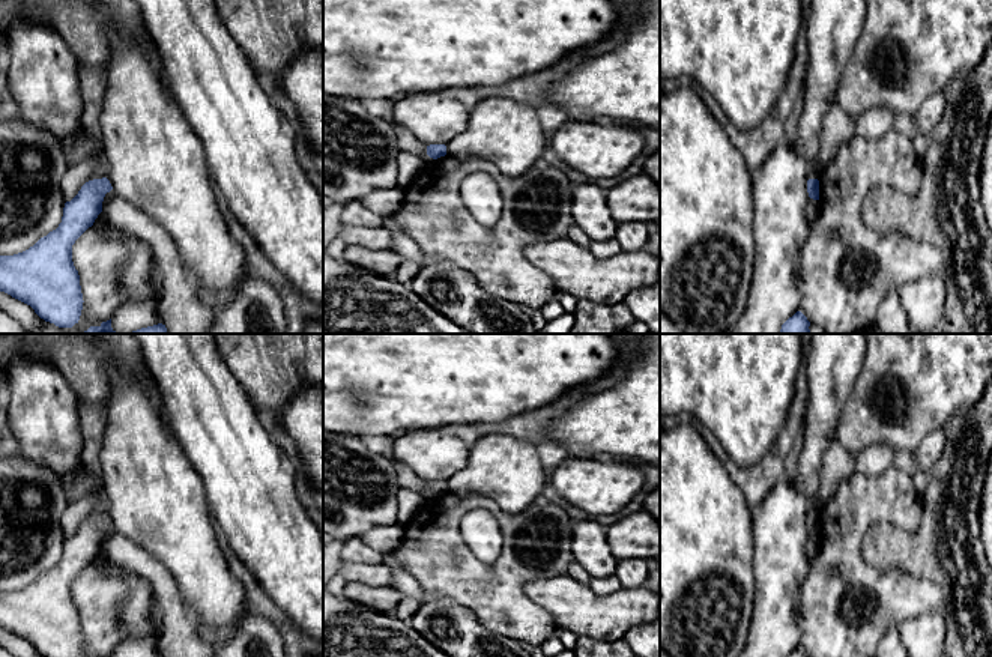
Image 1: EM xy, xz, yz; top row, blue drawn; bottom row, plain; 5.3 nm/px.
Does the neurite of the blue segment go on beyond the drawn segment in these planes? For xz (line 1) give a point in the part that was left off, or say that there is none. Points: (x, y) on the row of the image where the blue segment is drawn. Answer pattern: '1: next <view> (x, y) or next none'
1: next none

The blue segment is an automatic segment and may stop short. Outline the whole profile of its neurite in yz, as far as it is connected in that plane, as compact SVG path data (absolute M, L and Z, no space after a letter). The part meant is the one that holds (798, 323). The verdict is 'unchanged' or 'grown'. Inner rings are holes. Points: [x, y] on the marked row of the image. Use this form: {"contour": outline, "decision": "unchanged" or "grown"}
{"contour": "M797 311L782 325L780 334L810 334L809 326L807 317L801 311Z", "decision": "unchanged"}

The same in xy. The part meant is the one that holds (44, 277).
{"contour": "M107 177L86 182L78 194L65 203L62 223L56 230L23 253L0 256L0 292L30 305L41 319L59 328L72 328L78 323L84 301L80 275L72 262L72 245L93 226L102 212L104 197L111 189Z", "decision": "unchanged"}

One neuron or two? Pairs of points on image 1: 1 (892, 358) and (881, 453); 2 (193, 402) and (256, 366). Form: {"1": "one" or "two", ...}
{"1": "two", "2": "two"}

